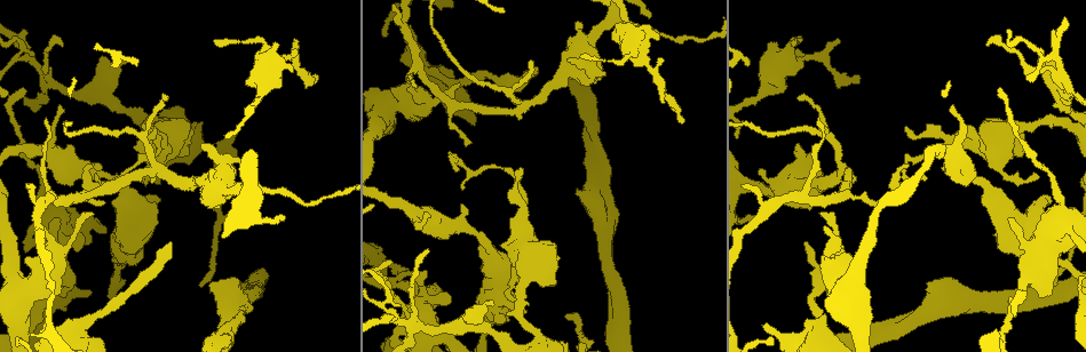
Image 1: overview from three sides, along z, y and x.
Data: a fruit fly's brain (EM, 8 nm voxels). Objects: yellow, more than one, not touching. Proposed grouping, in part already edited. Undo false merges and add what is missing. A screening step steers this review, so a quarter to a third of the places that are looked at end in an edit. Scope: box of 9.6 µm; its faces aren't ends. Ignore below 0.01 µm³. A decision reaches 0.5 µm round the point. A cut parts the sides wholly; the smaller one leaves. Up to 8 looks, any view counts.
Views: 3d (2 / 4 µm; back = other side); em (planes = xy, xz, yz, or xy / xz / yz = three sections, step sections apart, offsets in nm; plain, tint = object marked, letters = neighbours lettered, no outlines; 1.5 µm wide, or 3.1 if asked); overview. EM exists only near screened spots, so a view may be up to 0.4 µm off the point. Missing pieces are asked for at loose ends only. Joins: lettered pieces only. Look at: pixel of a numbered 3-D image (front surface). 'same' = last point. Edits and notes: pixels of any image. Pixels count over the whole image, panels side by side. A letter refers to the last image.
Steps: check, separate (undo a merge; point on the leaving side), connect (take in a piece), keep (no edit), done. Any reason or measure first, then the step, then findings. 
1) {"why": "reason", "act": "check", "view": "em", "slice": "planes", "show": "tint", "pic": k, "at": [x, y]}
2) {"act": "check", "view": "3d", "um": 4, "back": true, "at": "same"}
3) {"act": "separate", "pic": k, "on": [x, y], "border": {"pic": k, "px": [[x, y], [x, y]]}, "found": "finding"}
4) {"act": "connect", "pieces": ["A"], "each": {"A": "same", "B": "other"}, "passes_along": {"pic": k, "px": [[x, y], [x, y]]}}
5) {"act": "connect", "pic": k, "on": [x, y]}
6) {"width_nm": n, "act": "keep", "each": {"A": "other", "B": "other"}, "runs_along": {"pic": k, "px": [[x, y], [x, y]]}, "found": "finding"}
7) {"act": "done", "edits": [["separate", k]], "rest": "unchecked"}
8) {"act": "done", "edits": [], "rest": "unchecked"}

{"act": "check", "view": "em", "slice": "planes", "show": "letters", "pic": 1, "at": [502, 244]}

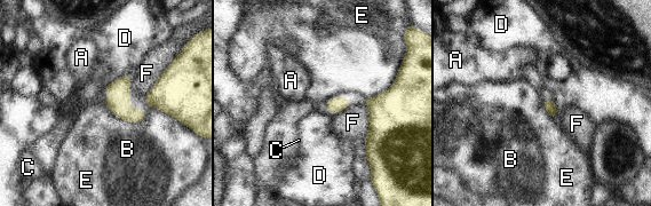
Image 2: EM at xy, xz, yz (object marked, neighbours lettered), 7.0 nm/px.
{"longest_contact_nm": ["F", 360], "act": "keep", "each": {"A": "other", "B": "other", "C": "other", "D": "other", "E": "other", "F": "other"}, "border": {"pic": 2, "px": [[102, 102], [121, 119], [144, 119]]}, "found": "none of them fits"}

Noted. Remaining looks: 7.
{"why": "branch stops here", "act": "check", "view": "3d", "um": 4, "pic": 1, "at": [858, 76]}

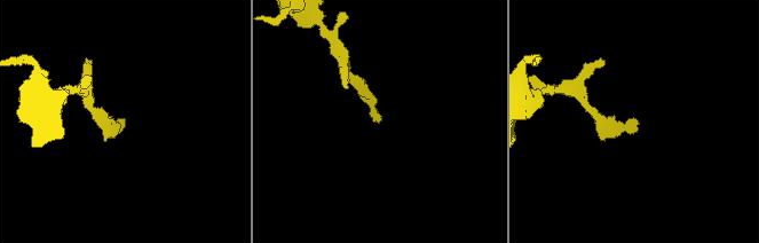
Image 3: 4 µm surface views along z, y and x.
{"why": "need the tissue", "act": "check", "view": "em", "slice": "planes", "show": "letters", "pic": 3, "at": [635, 118]}

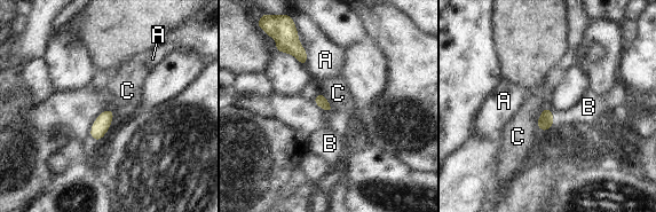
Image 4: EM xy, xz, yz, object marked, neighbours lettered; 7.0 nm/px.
{"act": "connect", "pic": 4, "on": [587, 109], "each": {"A": "other", "B": "same", "C": "other"}, "passes_along": {"pic": 4, "px": [[545, 122], [553, 118], [587, 109]]}, "found": "it goes on there"}

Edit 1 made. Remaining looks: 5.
{"why": "stops while still wide", "act": "check", "view": "3d", "um": 4, "pic": 1, "at": [209, 282]}

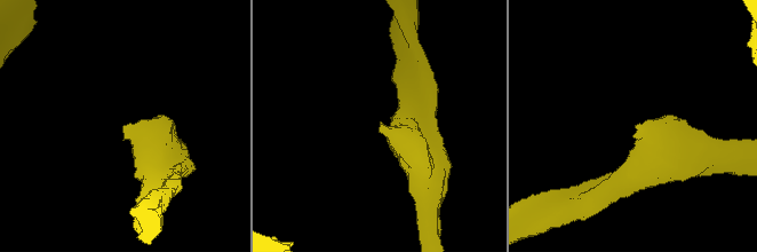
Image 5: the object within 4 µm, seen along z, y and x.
{"act": "check", "view": "em", "slice": "yz", "step": 4, "show": "letters", "pic": 5, "at": [124, 125]}

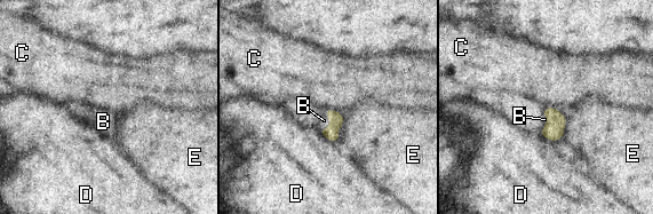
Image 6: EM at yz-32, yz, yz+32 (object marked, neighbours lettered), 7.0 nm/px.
{"act": "connect", "pic": 6, "on": [324, 120], "each": {"B": "same", "C": "other", "D": "other", "E": "other"}, "passes_along": {"pic": 6, "px": [[336, 119], [329, 123], [324, 120]]}, "found": "the neuron continues"}

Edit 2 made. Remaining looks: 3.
{"act": "done", "edits": [["connect", 4], ["connect", 6]], "rest": "unchecked"}

